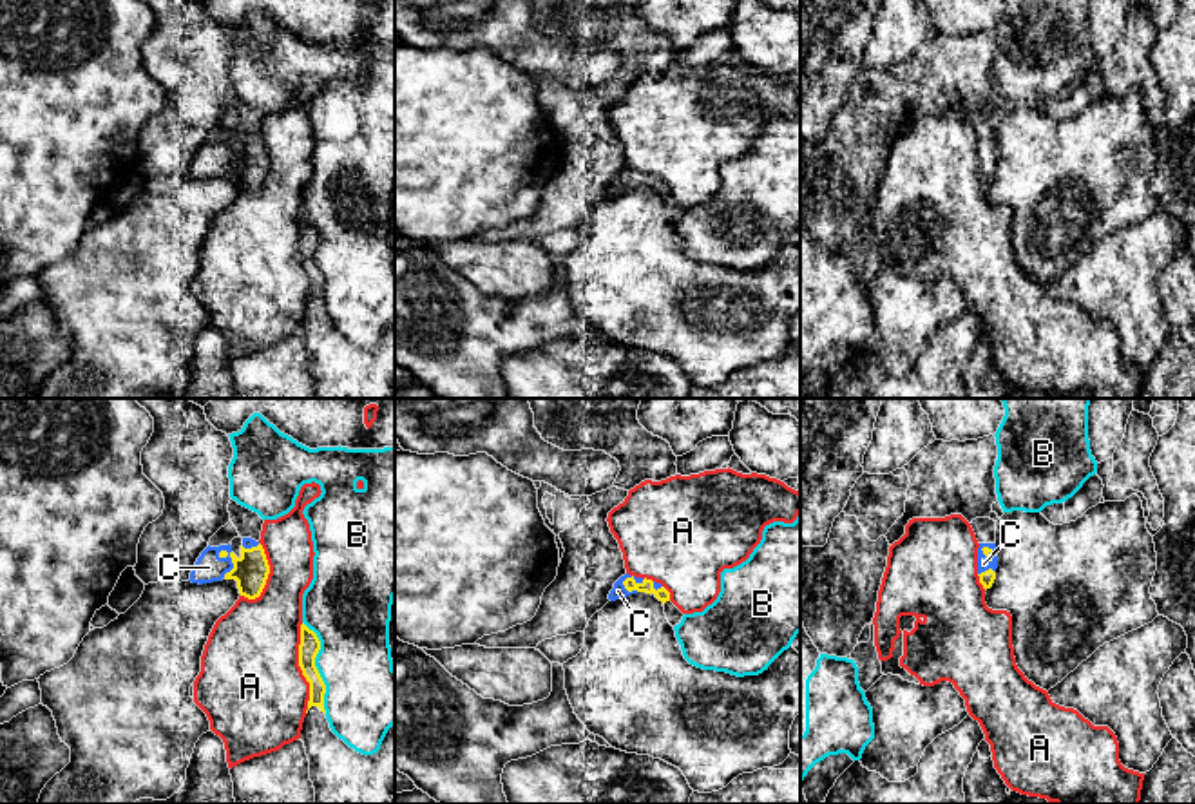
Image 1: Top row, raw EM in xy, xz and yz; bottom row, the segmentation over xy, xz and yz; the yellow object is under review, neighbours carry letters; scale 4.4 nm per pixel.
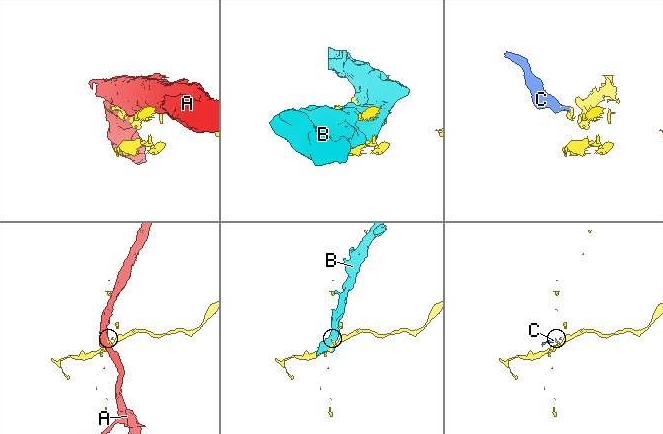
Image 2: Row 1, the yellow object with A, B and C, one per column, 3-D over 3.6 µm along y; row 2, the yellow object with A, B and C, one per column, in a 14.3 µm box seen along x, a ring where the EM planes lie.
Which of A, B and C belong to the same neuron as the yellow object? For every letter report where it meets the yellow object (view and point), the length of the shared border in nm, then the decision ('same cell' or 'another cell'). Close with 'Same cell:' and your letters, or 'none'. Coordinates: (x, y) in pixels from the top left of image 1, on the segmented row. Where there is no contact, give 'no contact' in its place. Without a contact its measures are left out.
A: contact xy (301, 669); length 400 nm; another cell
B: contact xy (315, 667); length 420 nm; another cell
C: contact xy (232, 562); length 130 nm; same cell
Same cell: C

